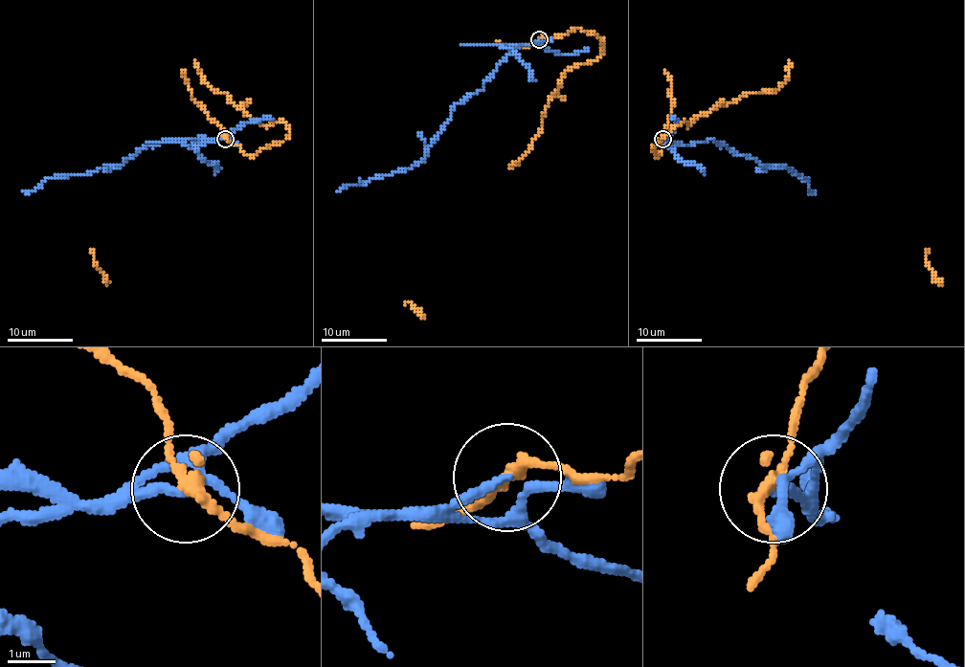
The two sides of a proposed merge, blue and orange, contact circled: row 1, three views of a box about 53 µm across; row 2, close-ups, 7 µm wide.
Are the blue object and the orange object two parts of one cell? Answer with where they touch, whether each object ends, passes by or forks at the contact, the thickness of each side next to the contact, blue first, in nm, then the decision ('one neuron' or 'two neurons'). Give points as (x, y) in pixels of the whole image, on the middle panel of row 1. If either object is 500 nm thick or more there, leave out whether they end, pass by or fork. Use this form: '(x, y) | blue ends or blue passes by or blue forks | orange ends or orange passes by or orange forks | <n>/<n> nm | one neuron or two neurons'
(539, 39) | blue ends | orange passes by | 190/240 nm | two neurons

